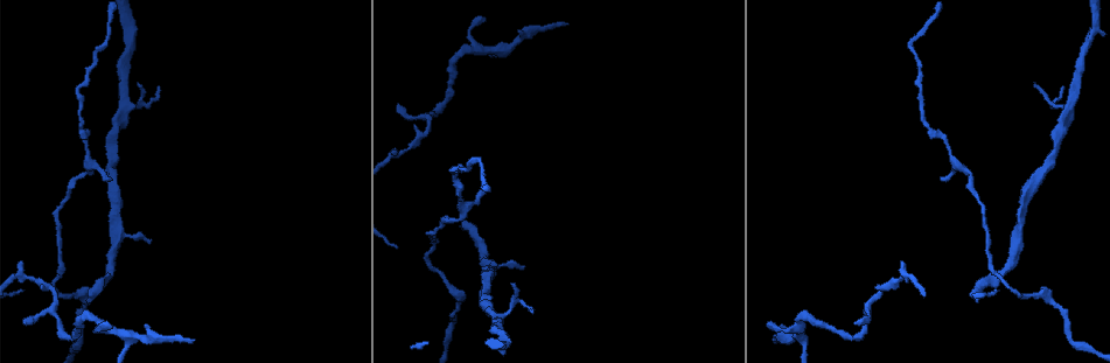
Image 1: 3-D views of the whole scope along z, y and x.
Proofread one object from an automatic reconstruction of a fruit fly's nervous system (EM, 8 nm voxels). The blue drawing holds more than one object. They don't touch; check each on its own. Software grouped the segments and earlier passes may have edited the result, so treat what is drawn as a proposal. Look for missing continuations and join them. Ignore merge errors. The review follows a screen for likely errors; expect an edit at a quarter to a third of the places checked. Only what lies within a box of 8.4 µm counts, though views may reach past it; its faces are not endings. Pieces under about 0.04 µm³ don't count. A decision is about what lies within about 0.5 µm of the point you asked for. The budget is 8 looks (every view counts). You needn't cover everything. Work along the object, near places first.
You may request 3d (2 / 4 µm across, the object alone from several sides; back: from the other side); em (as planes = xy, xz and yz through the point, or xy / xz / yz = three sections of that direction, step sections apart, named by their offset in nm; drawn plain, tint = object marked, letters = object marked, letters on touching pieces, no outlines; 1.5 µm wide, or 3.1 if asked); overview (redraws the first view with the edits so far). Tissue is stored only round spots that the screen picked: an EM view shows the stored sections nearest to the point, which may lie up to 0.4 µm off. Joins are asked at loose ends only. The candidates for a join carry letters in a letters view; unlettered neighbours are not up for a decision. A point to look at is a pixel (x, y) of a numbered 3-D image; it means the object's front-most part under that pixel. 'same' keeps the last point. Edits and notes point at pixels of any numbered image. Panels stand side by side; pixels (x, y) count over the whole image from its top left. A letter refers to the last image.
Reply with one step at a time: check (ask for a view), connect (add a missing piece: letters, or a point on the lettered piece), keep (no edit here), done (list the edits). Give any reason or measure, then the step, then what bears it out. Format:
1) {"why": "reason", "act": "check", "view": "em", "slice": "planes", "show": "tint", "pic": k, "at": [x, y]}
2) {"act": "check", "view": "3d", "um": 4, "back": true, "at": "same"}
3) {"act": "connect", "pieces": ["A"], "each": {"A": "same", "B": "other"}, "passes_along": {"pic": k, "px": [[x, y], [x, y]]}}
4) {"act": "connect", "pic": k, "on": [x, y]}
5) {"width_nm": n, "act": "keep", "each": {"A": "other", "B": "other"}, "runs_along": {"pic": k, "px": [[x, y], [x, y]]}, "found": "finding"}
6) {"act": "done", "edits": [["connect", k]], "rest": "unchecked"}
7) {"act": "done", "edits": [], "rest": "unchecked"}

{"why": "free end", "act": "check", "view": "em", "slice": "planes", "show": "letters", "pic": 1, "at": [109, 326]}

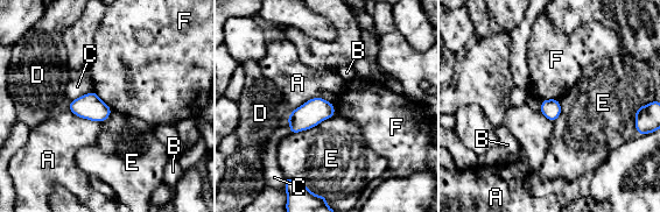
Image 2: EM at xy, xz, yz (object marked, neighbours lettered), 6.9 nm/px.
{"longest_contact_nm": ["E", 340], "act": "keep", "each": {"A": "other", "B": "other", "C": "other", "D": "other", "E": "other", "F": "other"}, "border": {"pic": 2, "px": [[93, 90], [112, 110]]}, "found": "none of them fits"}

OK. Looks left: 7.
{"why": "tapers out", "act": "check", "view": "3d", "um": 2, "pic": 1, "at": [193, 341]}

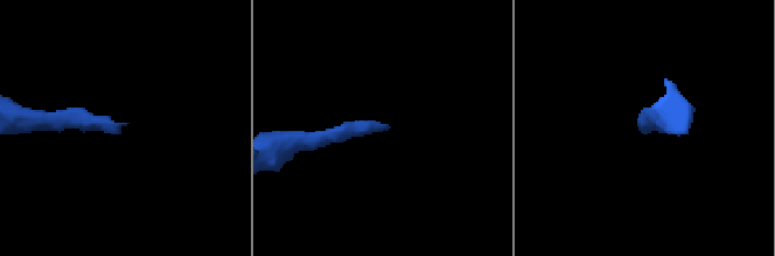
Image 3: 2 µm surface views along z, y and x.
{"act": "check", "view": "em", "slice": "xy", "step": 4, "show": "tint", "pic": 3, "at": [123, 124]}

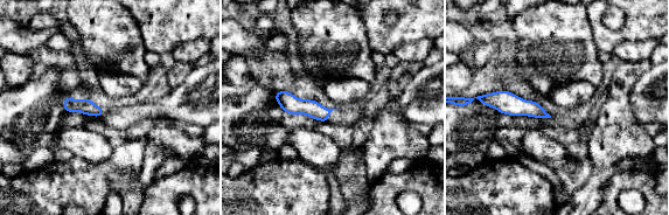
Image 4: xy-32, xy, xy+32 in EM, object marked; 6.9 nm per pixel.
{"act": "check", "view": "em", "slice": "planes", "show": "letters", "at": "same"}

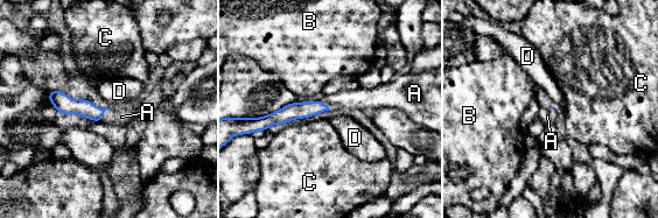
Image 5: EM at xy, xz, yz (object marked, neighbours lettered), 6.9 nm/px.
{"longest_contact_nm": ["A", 120], "act": "connect", "pieces": ["A"], "each": {"A": "same", "B": "other", "C": "other", "D": "other"}, "passes_along": {"pic": 5, "px": [[68, 105], [103, 113], [121, 117]]}, "found": "it goes on there"}

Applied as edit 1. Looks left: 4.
{"why": "free end", "act": "check", "view": "em", "slice": "xy", "step": 4, "show": "tint", "pic": 1, "at": [149, 243]}

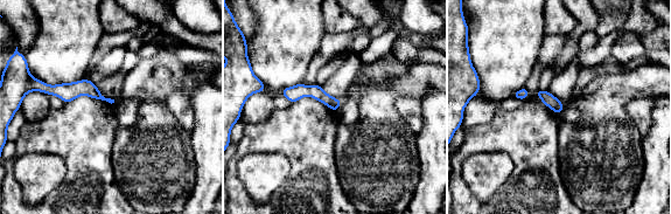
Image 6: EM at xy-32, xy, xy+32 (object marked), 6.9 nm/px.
{"why": "cut it another way", "act": "check", "view": "em", "slice": "planes", "show": "letters", "at": "same"}

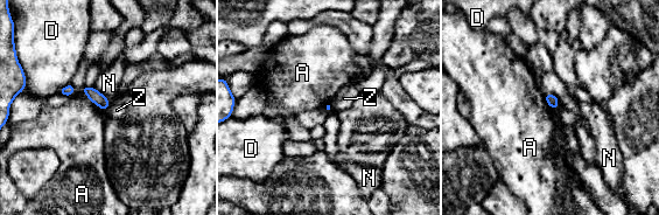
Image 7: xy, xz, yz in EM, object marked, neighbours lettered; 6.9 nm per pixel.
{"act": "keep", "each": {"A": "other", "D": "other", "N": "other", "Z": "other"}, "border": {"pic": 7, "px": [[110, 103], [105, 110]]}, "found": "none of them fits"}

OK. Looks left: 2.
{"act": "done", "edits": [["connect", 5]], "rest": "unchecked"}

